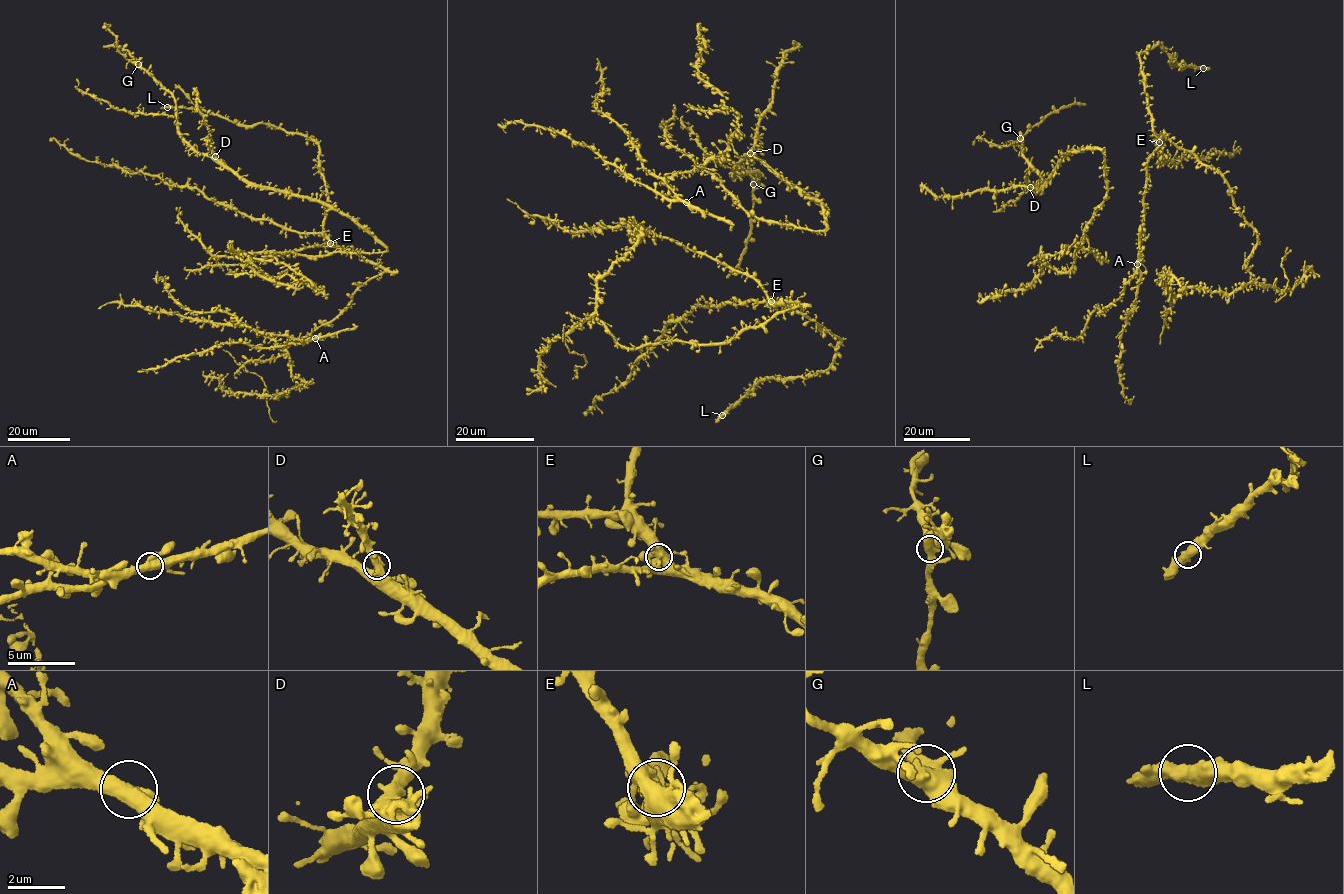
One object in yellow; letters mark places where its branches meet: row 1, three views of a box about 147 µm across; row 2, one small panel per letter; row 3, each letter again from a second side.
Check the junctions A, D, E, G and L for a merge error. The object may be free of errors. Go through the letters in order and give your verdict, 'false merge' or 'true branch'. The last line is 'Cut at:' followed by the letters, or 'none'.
A: true branch
D: true branch
E: true branch
G: true branch
L: true branch
Cut at: none

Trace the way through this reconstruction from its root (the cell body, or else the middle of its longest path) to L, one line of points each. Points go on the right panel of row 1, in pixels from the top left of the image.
L: (1162, 138), (1162, 141), (1153, 132), (1139, 55), (1160, 45), (1174, 60), (1173, 67), (1203, 68)

